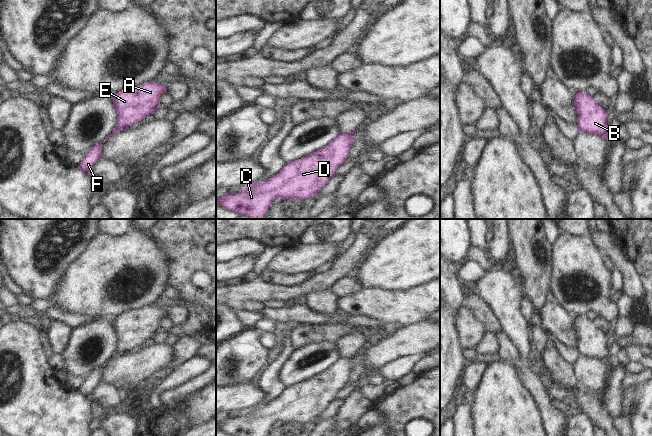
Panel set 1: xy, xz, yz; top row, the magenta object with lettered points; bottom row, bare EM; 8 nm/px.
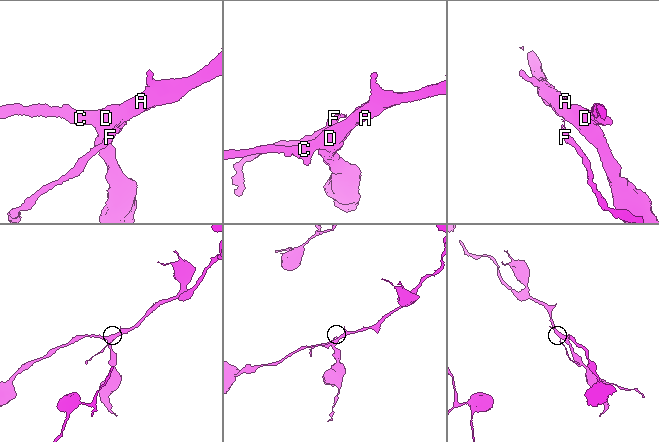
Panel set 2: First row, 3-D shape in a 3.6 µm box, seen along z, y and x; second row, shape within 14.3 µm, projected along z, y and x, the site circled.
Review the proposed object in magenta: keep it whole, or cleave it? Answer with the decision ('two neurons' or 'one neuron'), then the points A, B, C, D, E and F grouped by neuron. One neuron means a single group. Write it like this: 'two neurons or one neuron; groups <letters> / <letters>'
two neurons; groups A B C D E / F

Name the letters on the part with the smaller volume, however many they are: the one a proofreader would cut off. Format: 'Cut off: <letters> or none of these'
Cut off: F

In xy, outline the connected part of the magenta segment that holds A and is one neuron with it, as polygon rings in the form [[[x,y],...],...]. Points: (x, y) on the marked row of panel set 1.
[[[154,81],[139,86],[128,86],[113,95],[116,110],[117,128],[128,129],[153,114],[159,107],[159,97],[166,94],[167,85],[159,85]]]

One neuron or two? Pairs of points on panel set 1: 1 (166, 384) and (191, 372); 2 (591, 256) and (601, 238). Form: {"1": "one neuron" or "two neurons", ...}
{"1": "one neuron", "2": "two neurons"}

